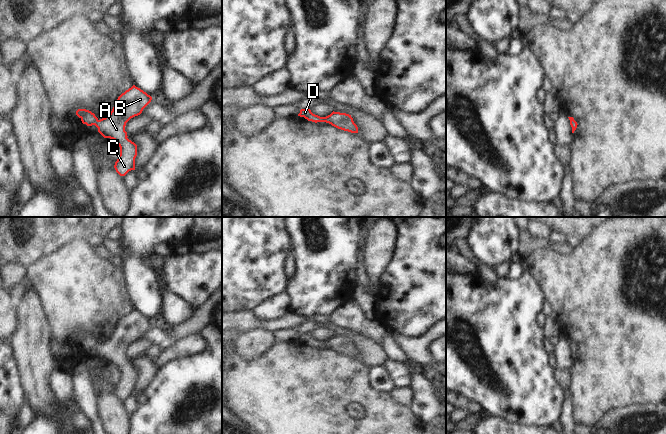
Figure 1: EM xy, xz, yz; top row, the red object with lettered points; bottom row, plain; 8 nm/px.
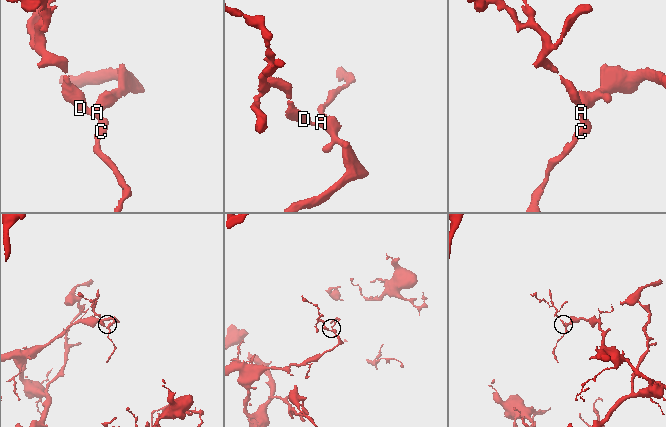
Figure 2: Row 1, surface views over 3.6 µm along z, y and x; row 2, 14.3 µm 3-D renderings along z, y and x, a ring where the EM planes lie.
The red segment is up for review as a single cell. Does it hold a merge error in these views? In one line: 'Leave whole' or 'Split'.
Leave whole.

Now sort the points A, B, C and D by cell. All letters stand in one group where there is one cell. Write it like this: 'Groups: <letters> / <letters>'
Groups: A B C D.

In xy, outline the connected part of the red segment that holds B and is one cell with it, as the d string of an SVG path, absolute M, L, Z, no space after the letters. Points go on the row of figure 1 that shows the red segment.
M133 85L118 97L112 111L105 118L99 120L94 113L86 109L76 111L76 115L83 124L95 125L104 138L117 142L120 155L114 168L120 176L125 176L129 171L135 170L137 156L137 145L127 138L126 123L131 118L140 115L151 100L150 95Z

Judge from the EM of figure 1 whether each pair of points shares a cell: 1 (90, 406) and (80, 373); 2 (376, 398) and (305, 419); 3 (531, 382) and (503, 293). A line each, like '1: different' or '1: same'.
1: same
2: same
3: same

